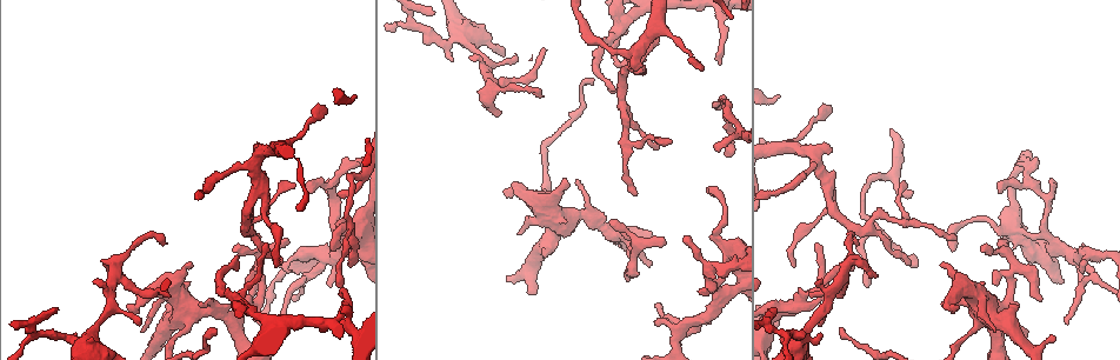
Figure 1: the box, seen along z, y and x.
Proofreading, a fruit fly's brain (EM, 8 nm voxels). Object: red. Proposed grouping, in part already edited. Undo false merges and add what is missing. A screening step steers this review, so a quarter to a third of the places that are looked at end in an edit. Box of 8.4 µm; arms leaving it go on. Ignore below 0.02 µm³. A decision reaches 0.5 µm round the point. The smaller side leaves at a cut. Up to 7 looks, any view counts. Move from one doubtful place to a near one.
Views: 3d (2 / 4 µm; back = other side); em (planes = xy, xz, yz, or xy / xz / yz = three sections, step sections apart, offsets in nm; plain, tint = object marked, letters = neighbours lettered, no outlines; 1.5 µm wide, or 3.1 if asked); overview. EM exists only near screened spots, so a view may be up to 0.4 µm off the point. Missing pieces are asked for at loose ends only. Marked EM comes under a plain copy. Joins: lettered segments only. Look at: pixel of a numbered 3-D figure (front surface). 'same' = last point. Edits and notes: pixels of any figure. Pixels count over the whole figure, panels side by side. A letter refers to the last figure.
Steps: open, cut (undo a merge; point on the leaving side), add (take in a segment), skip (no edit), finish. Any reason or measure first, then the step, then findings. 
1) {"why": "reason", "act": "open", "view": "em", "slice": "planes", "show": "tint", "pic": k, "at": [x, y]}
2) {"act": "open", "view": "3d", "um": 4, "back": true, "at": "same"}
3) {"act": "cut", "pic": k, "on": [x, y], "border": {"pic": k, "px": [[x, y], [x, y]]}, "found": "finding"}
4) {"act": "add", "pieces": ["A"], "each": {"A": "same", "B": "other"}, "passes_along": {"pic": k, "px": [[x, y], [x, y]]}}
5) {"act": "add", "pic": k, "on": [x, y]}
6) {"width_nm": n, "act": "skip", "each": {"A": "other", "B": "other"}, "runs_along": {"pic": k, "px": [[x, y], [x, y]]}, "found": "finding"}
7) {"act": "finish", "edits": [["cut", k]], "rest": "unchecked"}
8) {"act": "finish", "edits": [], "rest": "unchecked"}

{"act": "open", "view": "3d", "um": 4, "pic": 1, "at": [411, 11]}

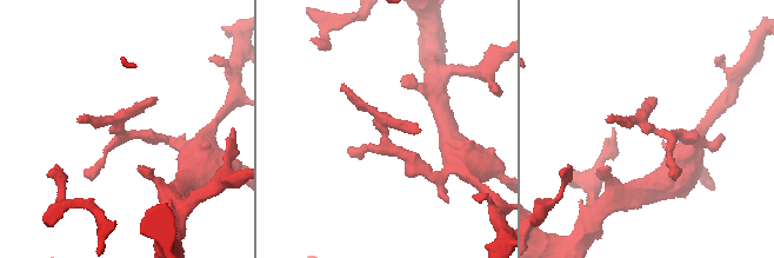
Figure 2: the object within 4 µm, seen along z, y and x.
{"act": "open", "view": "em", "slice": "yz", "step": 4, "show": "letters", "pic": 2, "at": [650, 132]}

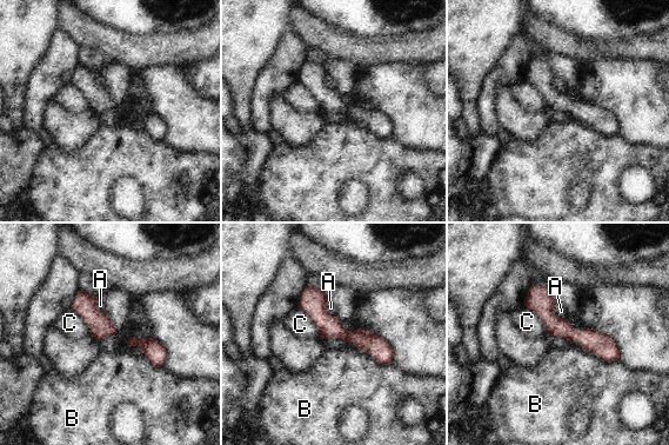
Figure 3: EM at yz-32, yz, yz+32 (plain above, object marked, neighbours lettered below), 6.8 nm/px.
{"width_nm": 130, "longest_contact_nm": ["B", 360], "act": "skip", "each": {"A": "other", "B": "other", "C": "other"}, "found": "one cell here"}

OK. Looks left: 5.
{"why": "free end", "act": "open", "view": "em", "slice": "yz", "step": 4, "show": "tint", "pic": 1, "at": [818, 281]}

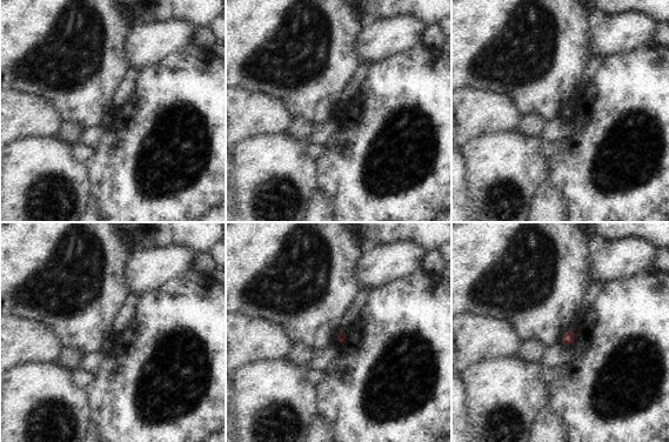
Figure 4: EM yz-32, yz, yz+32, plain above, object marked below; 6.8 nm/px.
{"why": "another direction", "act": "open", "view": "em", "slice": "planes", "show": "letters", "at": "same"}

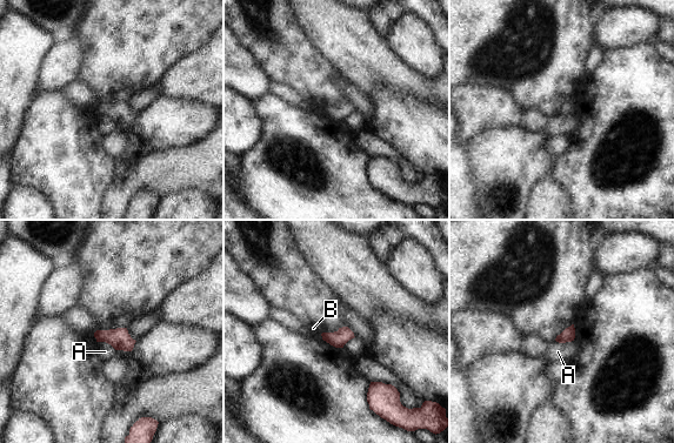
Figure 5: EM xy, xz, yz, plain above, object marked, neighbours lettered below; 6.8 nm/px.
{"act": "skip", "each": {"A": "other", "B": "other"}, "border": {"pic": 5, "px": [[97, 341], [109, 343], [115, 349]]}, "found": "none of them fits"}

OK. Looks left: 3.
{"why": "branch stops here", "act": "open", "view": "em", "slice": "xy", "step": 4, "show": "tint", "pic": 1, "at": [1026, 335]}

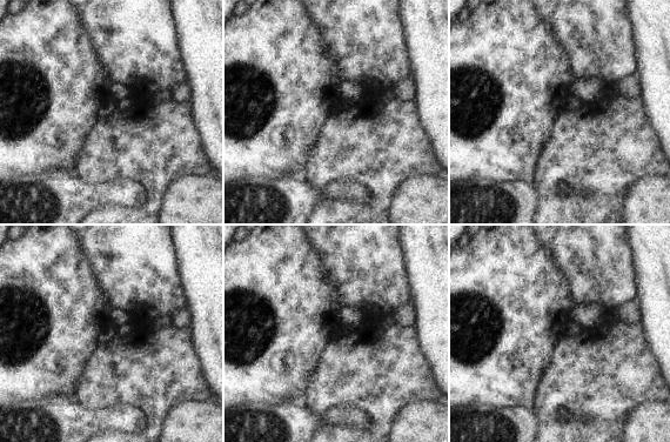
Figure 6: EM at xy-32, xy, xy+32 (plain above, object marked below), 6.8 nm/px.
{"why": "another direction", "act": "open", "view": "em", "slice": "planes", "show": "letters", "at": "same"}

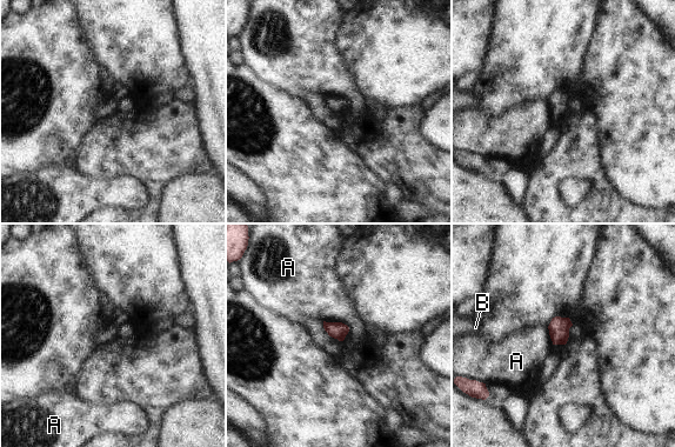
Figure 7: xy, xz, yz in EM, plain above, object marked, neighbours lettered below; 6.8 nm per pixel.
{"act": "skip", "each": {"A": "other", "B": "other"}, "border": {"pic": 7, "px": [[323, 320], [345, 324], [345, 339]]}, "found": "none of them fits"}

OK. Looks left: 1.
{"act": "finish", "edits": [], "rest": "unchecked"}

